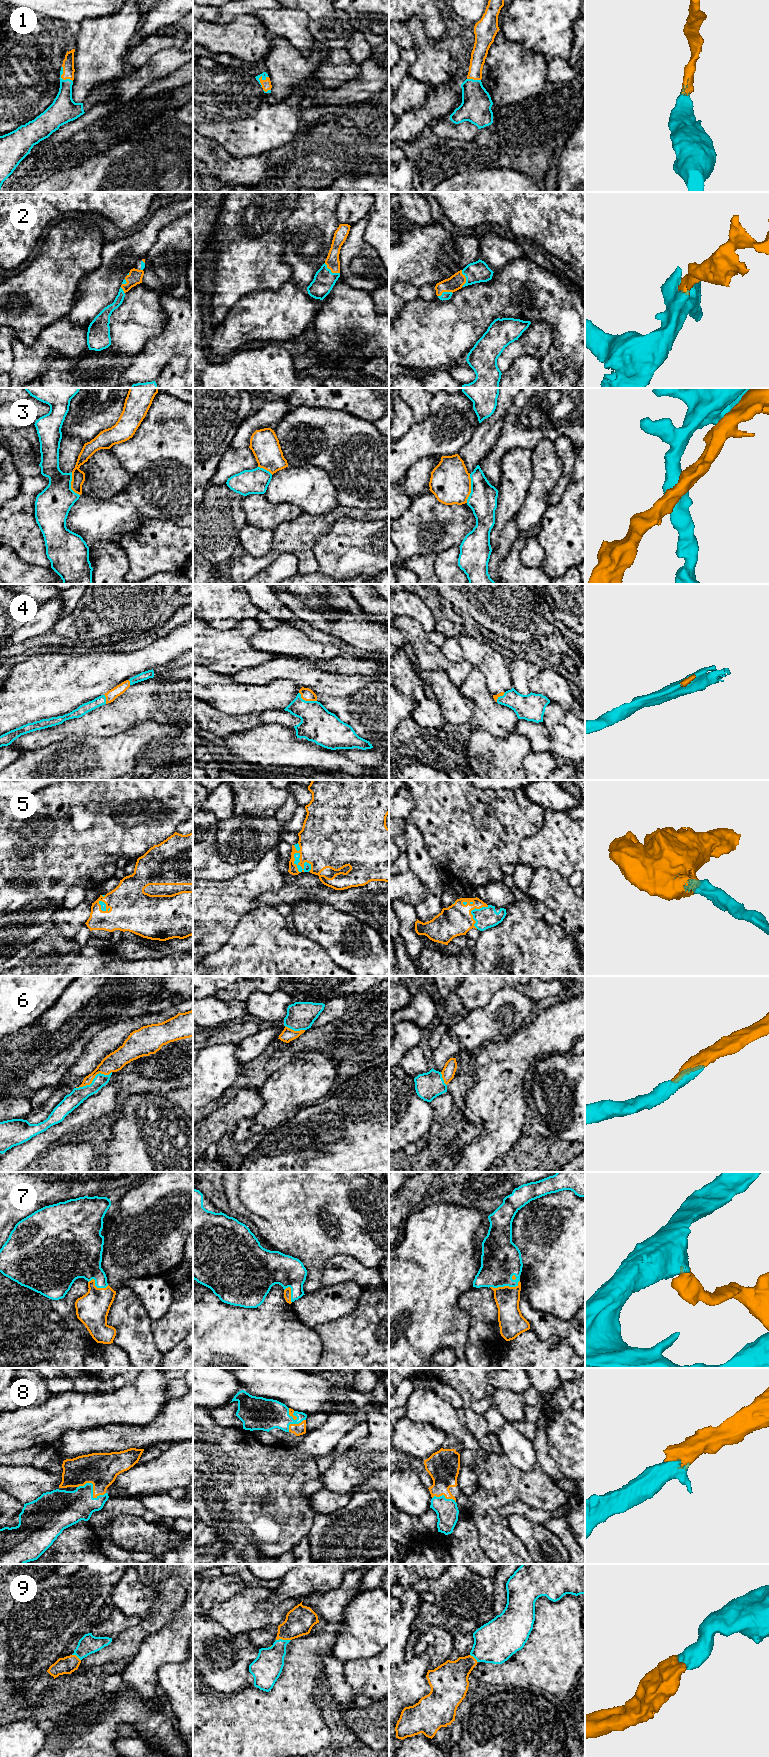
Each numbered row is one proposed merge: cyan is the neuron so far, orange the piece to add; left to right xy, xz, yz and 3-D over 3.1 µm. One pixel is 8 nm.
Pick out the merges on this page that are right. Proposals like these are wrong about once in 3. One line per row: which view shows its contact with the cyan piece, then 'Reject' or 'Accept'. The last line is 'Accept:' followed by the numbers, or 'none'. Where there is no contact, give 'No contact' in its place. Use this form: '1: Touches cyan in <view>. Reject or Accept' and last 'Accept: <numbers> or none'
1: Touches cyan in xz. Accept
2: Touches cyan in xz. Accept
3: Touches cyan in yz. Reject
4: Touches cyan in xz. Accept
5: Touches cyan in xz. Accept
6: Touches cyan in xy. Accept
7: Touches cyan in yz. Accept
8: Touches cyan in xy. Accept
9: Touches cyan in xz. Accept
Accept: 1, 2, 4, 5, 6, 7, 8, 9

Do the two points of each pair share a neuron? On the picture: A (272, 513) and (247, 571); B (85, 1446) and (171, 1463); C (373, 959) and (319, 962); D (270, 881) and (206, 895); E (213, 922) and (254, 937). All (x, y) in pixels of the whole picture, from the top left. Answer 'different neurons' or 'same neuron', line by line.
A: different neurons
B: different neurons
C: different neurons
D: same neuron
E: different neurons

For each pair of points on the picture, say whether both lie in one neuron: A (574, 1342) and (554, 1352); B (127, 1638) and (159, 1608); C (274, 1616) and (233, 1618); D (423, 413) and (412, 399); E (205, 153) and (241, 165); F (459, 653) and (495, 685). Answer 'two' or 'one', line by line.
A: two
B: one
C: one
D: one
E: one
F: one

